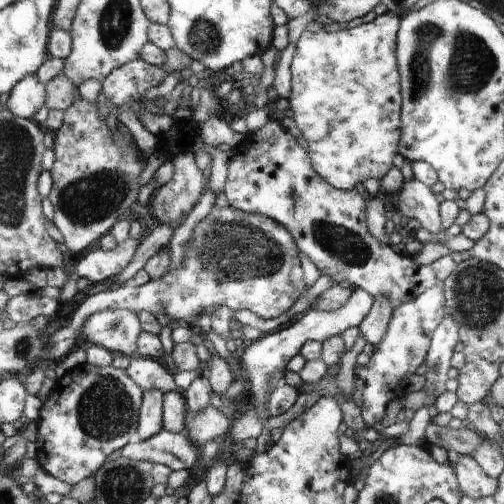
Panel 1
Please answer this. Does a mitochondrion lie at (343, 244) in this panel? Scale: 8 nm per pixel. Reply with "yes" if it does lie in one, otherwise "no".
yes

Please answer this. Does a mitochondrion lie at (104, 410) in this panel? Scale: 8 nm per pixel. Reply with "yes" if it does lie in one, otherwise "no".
yes

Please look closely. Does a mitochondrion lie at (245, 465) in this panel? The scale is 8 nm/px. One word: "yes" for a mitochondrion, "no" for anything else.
no

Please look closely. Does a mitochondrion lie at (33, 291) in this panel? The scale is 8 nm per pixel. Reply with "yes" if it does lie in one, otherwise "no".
no

